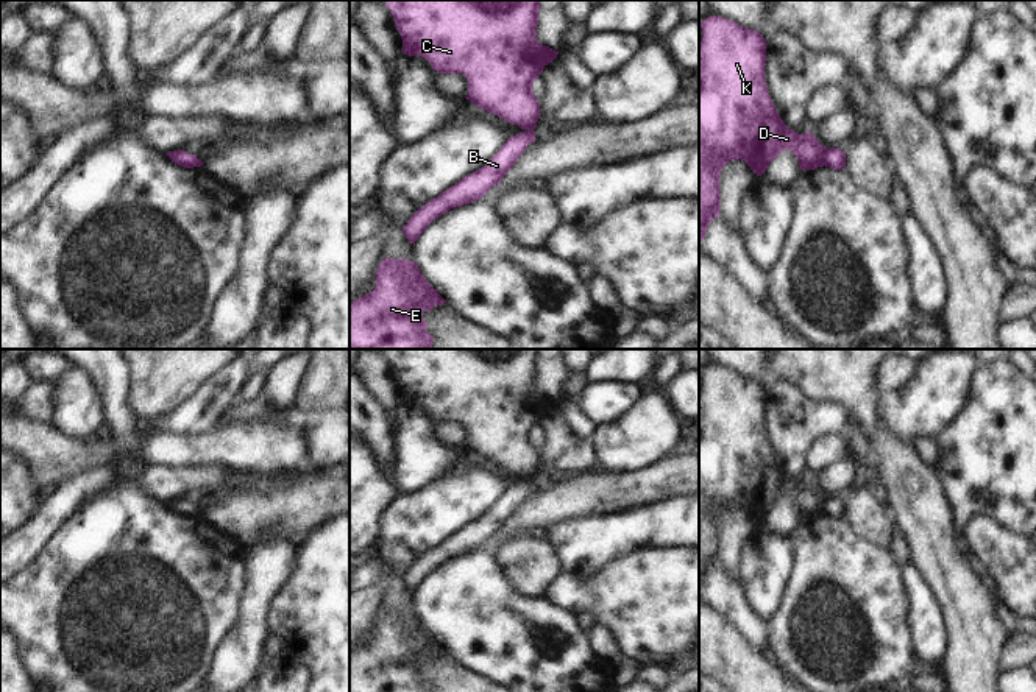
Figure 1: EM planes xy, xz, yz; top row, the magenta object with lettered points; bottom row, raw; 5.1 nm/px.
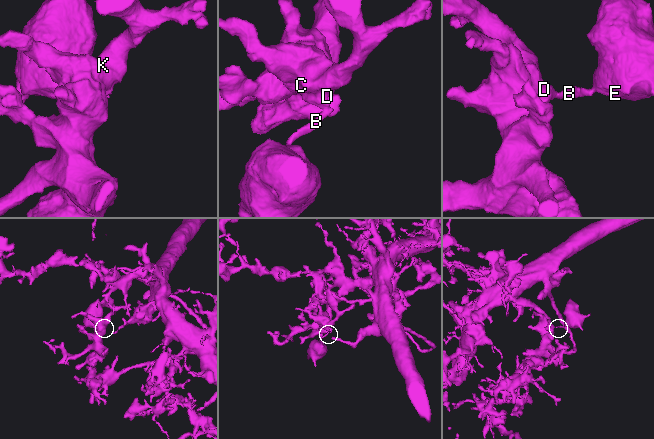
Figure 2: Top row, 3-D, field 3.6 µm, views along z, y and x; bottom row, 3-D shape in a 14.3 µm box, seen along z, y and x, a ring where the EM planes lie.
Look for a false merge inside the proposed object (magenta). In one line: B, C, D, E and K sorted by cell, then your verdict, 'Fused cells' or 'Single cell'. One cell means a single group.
Groups: B E / C D K. Fused cells

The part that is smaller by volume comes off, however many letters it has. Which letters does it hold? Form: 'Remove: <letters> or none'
Remove: B, E

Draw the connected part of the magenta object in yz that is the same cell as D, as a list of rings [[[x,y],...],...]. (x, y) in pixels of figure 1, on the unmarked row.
[[[721,365],[701,371],[699,394],[699,591],[705,586],[710,570],[721,563],[719,530],[724,514],[733,508],[744,510],[761,525],[768,514],[789,499],[800,519],[824,516],[828,500],[808,478],[797,483],[780,468],[766,438],[766,390],[755,380],[740,376]]]

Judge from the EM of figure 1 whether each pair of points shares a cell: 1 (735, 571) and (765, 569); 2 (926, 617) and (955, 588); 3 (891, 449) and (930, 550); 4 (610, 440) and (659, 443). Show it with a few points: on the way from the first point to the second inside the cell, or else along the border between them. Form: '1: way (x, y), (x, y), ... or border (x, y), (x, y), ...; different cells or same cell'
1: border (751, 535), (743, 561), (743, 588); different cells
2: border (921, 572), (935, 591), (947, 625), (949, 639); different cells
3: way (905, 474), (929, 526); same cell
4: way (623, 443), (646, 443); same cell

